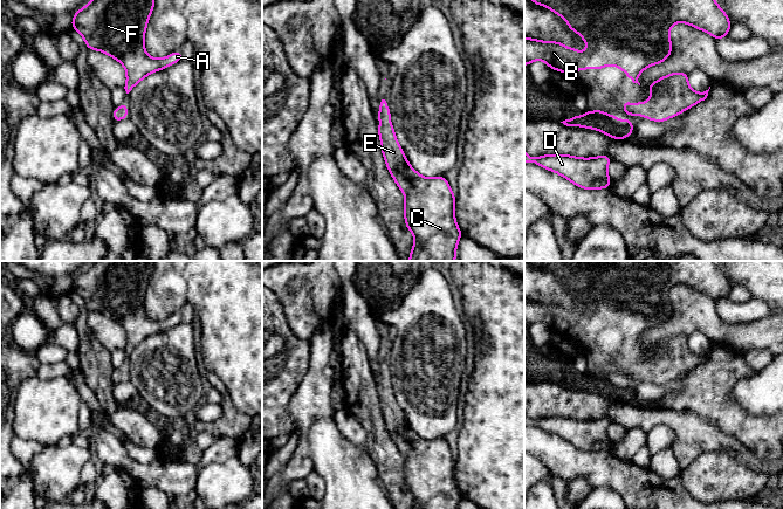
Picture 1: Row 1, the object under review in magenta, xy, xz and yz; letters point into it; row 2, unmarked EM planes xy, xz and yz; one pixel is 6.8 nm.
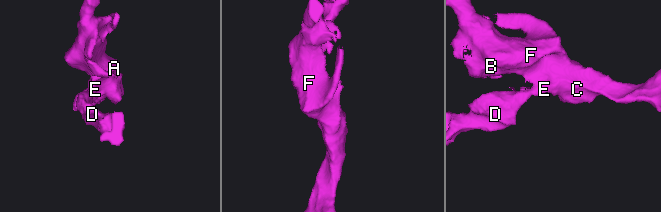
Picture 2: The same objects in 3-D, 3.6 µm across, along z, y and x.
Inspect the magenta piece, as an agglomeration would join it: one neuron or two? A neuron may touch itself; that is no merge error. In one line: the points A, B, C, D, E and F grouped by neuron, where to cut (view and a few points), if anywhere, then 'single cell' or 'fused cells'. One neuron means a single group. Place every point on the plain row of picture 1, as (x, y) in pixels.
A B C D E F; no cut; single cell

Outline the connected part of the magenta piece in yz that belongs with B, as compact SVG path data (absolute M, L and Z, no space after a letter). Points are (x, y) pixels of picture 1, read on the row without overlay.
M529 261L536 267L551 271L555 276L565 281L569 291L578 295L586 304L588 311L579 315L575 310L568 310L562 304L535 302L524 300L524 329L536 322L544 323L550 331L571 336L576 332L591 330L598 332L607 328L617 328L633 344L638 344L639 336L654 326L667 322L672 315L669 298L671 289L678 284L685 284L702 294L710 296L716 303L728 298L732 284L726 273L714 261Z

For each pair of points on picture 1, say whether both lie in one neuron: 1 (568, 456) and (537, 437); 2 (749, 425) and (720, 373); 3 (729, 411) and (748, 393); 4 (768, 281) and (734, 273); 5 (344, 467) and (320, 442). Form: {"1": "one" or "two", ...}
{"1": "one", "2": "one", "3": "two", "4": "one", "5": "one"}

